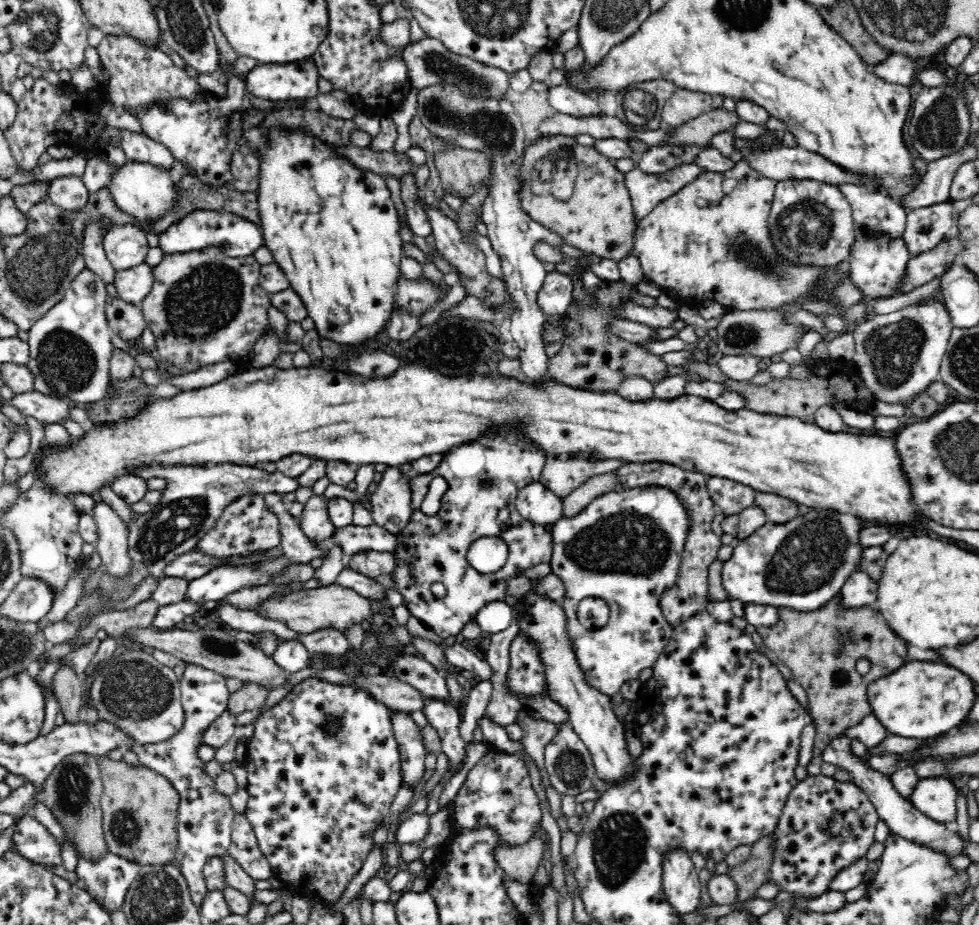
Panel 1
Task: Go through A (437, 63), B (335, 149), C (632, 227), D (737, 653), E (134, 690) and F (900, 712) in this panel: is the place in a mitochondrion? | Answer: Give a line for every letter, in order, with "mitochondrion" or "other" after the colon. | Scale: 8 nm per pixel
A: mitochondrion
B: other
C: other
D: other
E: mitochondrion
F: other

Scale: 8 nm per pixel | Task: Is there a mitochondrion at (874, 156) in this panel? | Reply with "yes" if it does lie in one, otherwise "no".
no

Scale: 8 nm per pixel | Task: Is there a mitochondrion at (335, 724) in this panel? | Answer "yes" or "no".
yes

